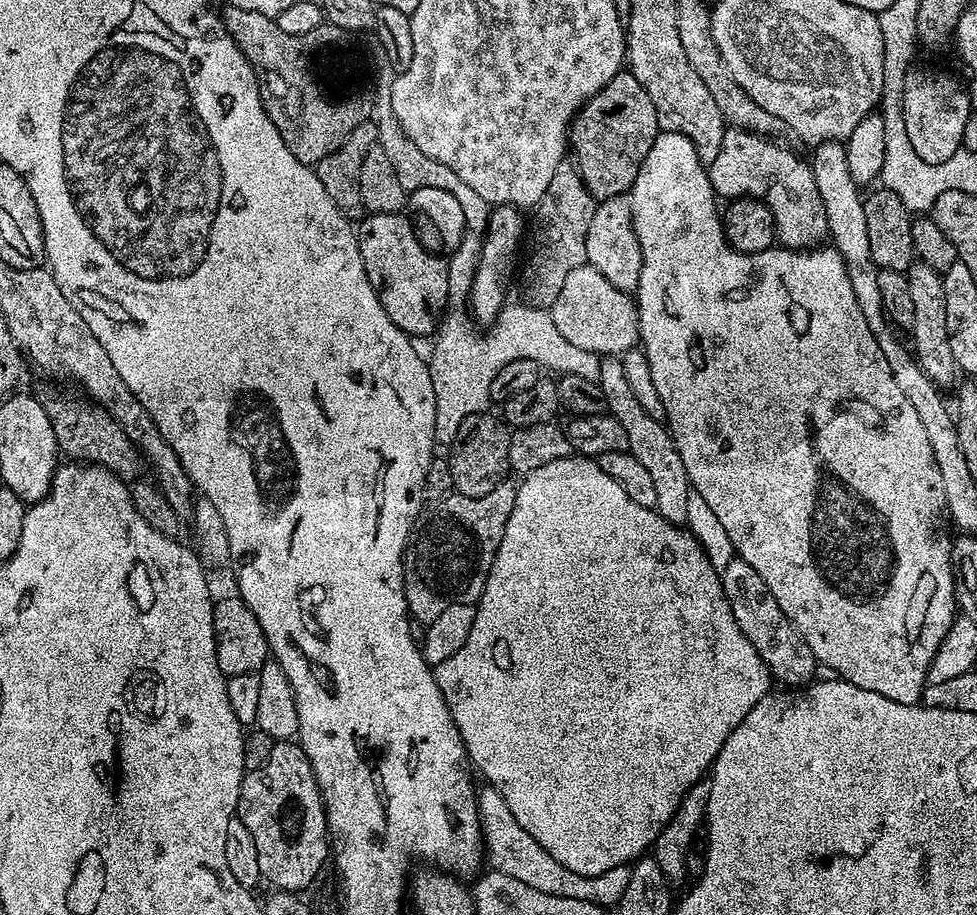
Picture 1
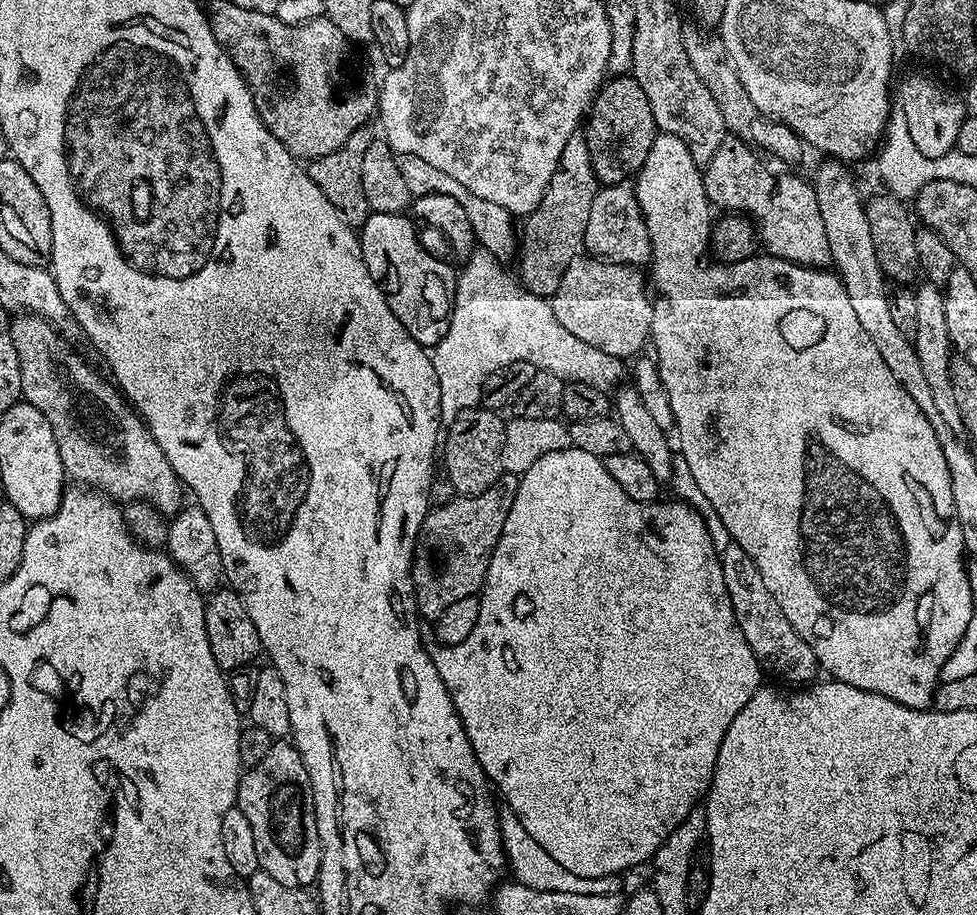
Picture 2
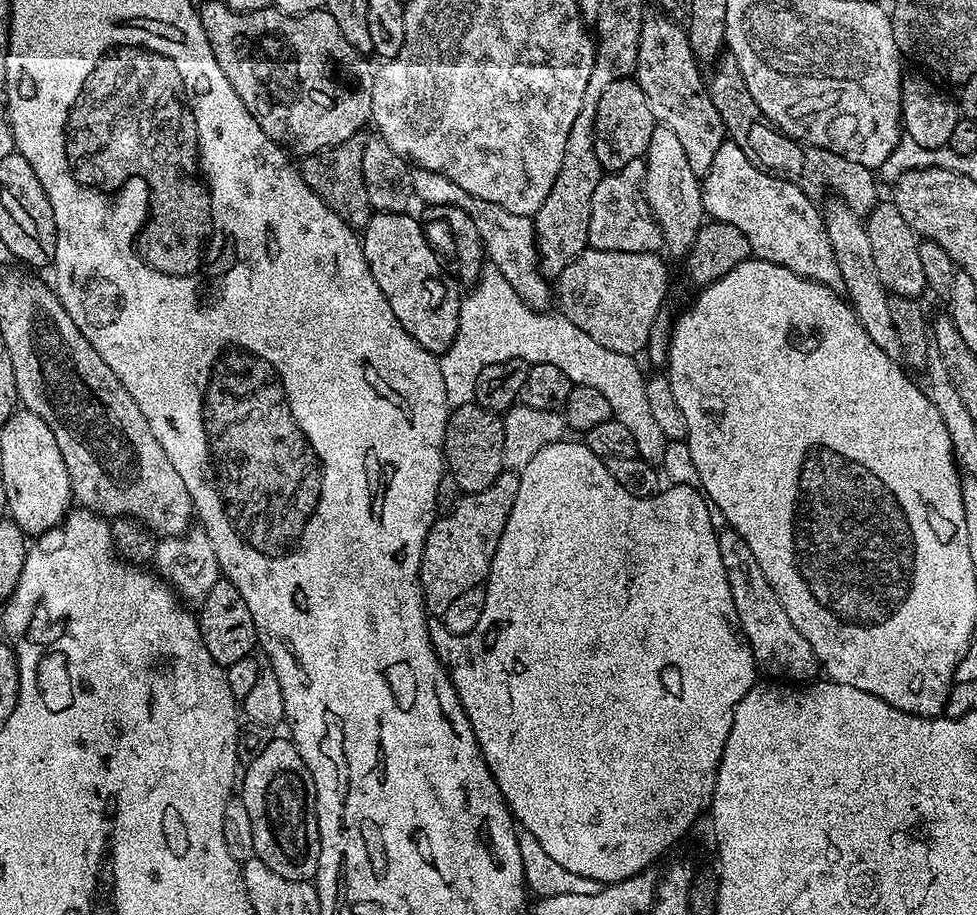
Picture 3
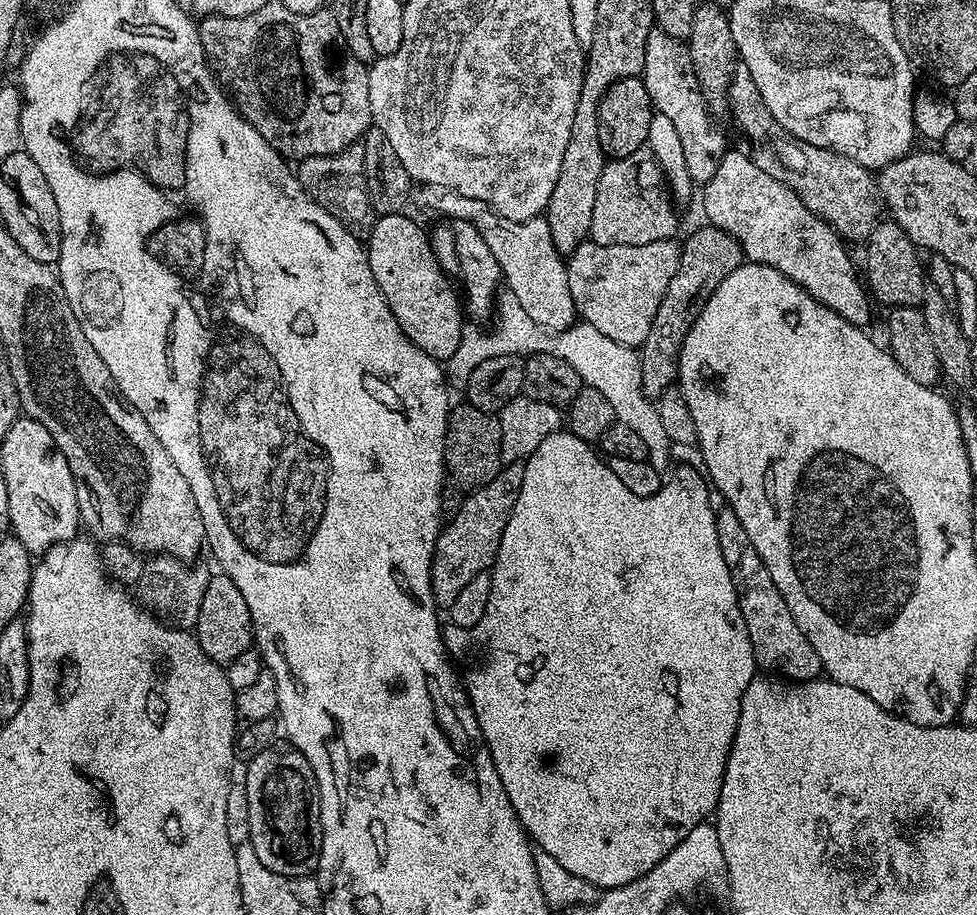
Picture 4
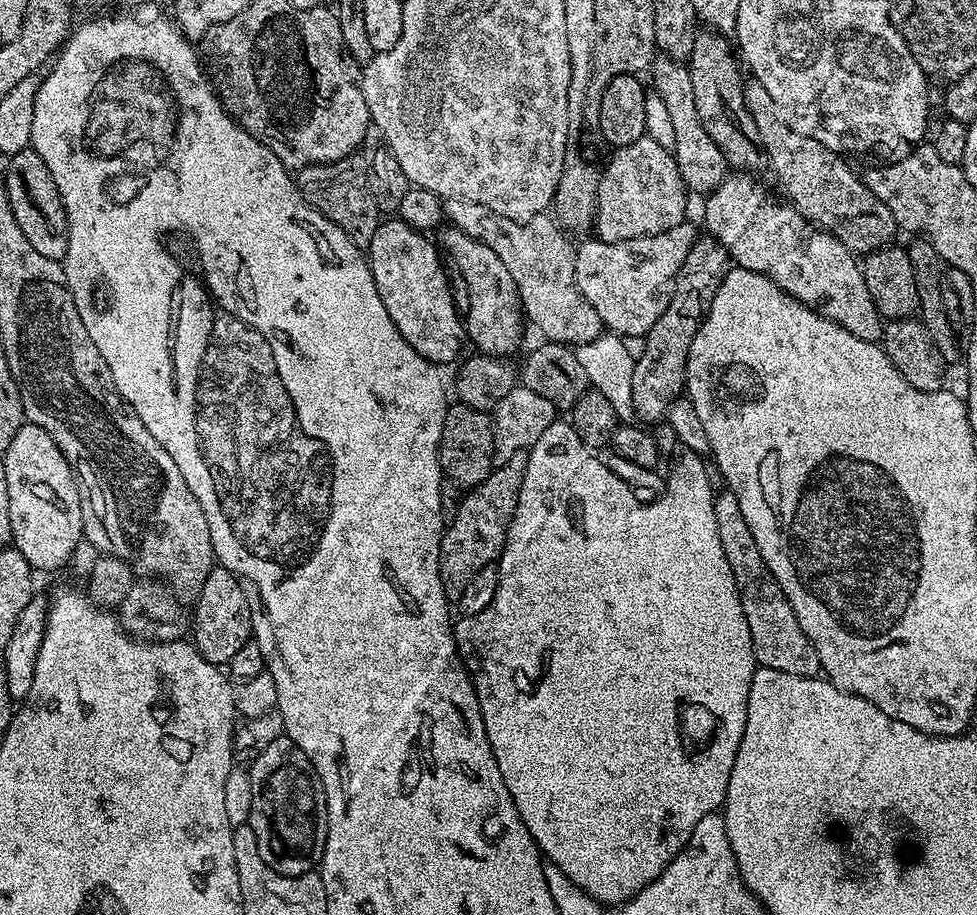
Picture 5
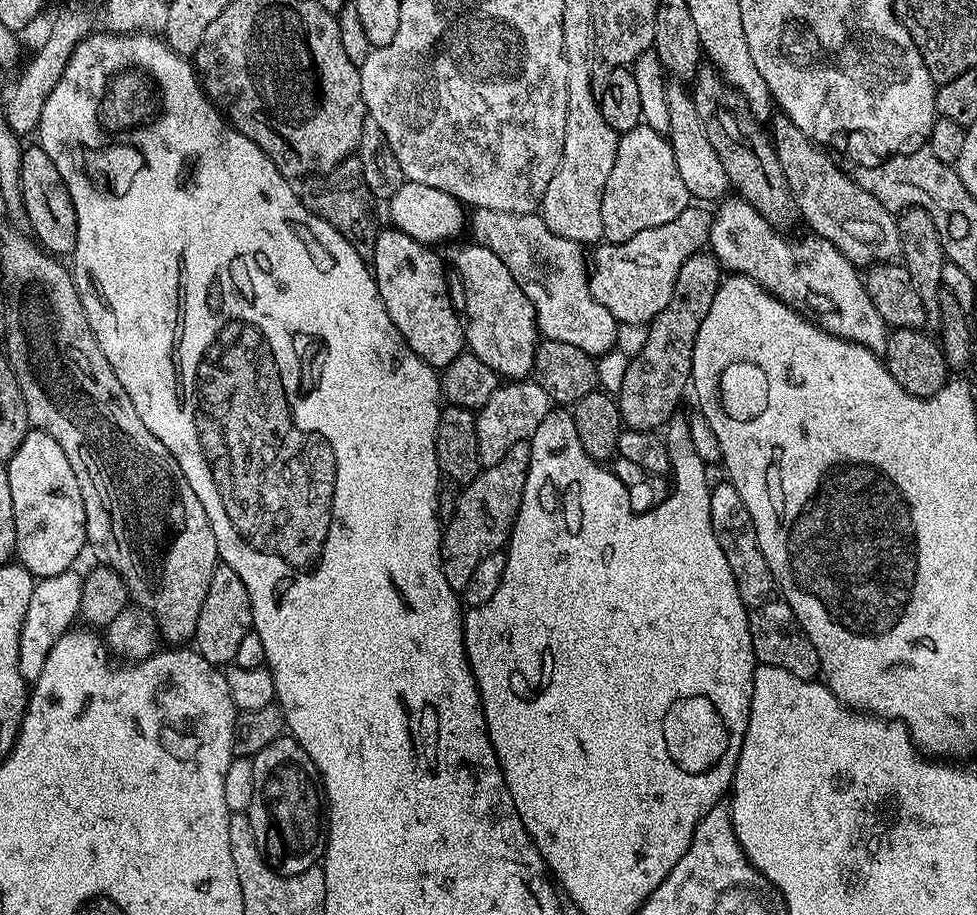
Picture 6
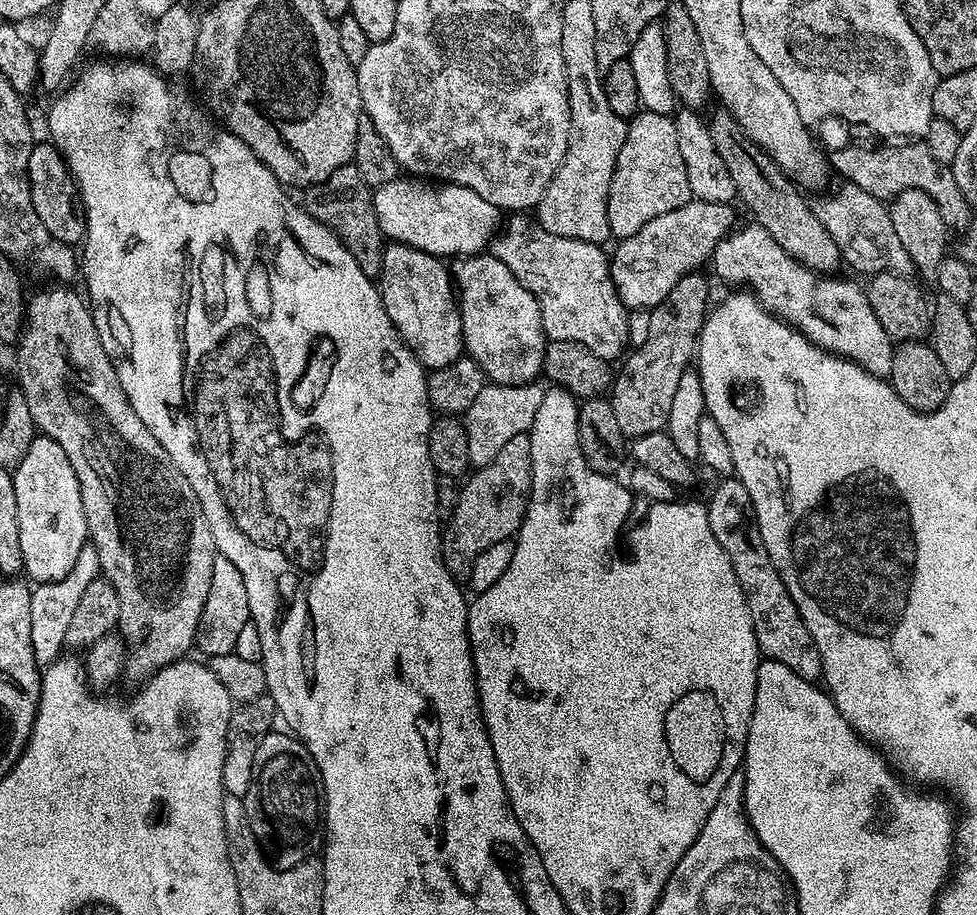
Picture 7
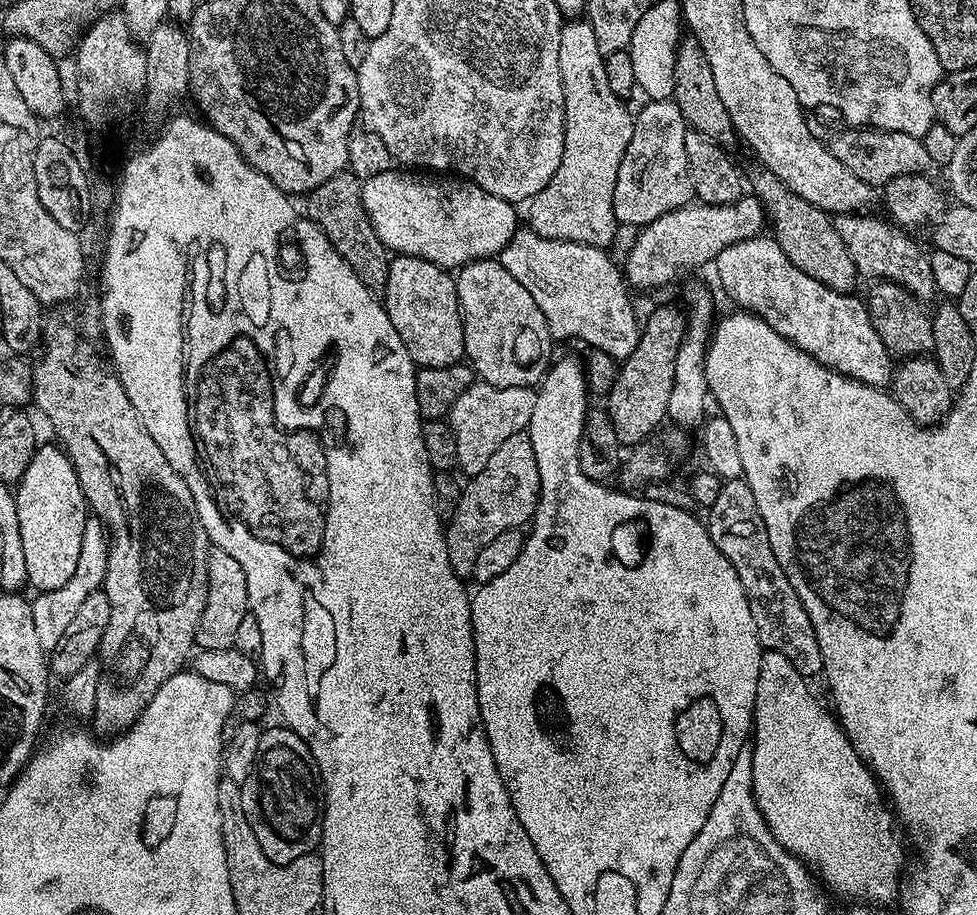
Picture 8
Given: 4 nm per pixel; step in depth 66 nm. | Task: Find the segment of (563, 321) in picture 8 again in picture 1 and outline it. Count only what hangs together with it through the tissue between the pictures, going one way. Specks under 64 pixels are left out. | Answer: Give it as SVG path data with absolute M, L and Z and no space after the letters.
M388 78L381 84L379 81L375 85L371 119L376 121L378 146L386 154L386 158L390 158L390 166L394 166L394 174L398 177L398 183L402 185L404 193L422 190L422 186L434 186L437 190L446 190L450 194L454 194L455 200L462 206L462 214L466 214L468 231L481 234L487 232L490 215L488 203L475 190L470 190L470 186L466 186L466 182L462 182L462 178L458 178L458 174L454 174L454 170L450 170L450 166L442 166L442 162L434 162L434 158L422 154L422 150L418 150L418 146L414 146L414 142L410 142L410 138L406 138L406 134L398 126L398 122L394 118L394 110L390 106L391 89L392 80Z

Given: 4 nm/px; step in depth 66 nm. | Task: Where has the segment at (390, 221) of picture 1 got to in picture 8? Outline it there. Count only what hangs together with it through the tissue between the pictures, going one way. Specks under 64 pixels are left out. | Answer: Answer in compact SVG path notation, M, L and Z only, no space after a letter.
M393 255L388 261L388 277L382 293L382 303L386 314L390 314L390 322L394 322L394 330L398 330L398 338L402 338L402 346L406 346L410 358L417 366L445 368L465 359L464 320L460 316L456 277L449 269L440 268L434 262L426 262L426 258Z

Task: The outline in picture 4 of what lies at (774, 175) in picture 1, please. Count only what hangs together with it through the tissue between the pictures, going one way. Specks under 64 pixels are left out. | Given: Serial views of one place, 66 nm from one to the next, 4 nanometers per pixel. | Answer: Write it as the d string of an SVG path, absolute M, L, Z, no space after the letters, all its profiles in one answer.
M725 151L722 162L718 162L717 173L714 178L710 178L708 184L703 185L702 192L705 216L703 219L716 228L726 230L726 234L735 238L738 246L742 246L745 261L765 264L786 274L790 282L802 286L806 294L813 296L822 306L834 310L834 314L846 318L846 322L859 328L868 326L872 320L870 310L874 306L866 293L865 283L861 277L860 280L856 277L852 260L844 249L845 241L825 220L815 216L806 206L806 202L802 202L802 198L798 198L798 194L790 190L790 186L778 182L778 178L770 178L766 170L759 168L747 151Z

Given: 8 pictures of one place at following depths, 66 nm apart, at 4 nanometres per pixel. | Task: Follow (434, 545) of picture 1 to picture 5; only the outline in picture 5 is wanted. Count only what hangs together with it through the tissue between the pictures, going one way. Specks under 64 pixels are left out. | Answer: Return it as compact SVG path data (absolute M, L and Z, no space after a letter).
M527 451L519 452L493 467L492 472L478 486L469 487L463 493L458 514L447 521L440 537L440 577L449 601L459 601L466 582L482 570L482 566L496 564L504 549L506 534L518 506L518 494L522 494L522 478L526 478Z

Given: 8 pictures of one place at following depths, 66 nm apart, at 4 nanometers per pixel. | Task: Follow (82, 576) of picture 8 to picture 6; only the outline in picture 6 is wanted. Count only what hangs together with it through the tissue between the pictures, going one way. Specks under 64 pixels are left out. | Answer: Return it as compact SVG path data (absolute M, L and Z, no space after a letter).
M69 570L57 576L46 576L37 579L32 585L30 607L26 610L26 618L22 622L22 634L18 642L18 670L25 682L34 682L38 674L42 674L42 666L46 666L46 658L50 658L50 650L64 632L77 623L80 615L81 573Z

